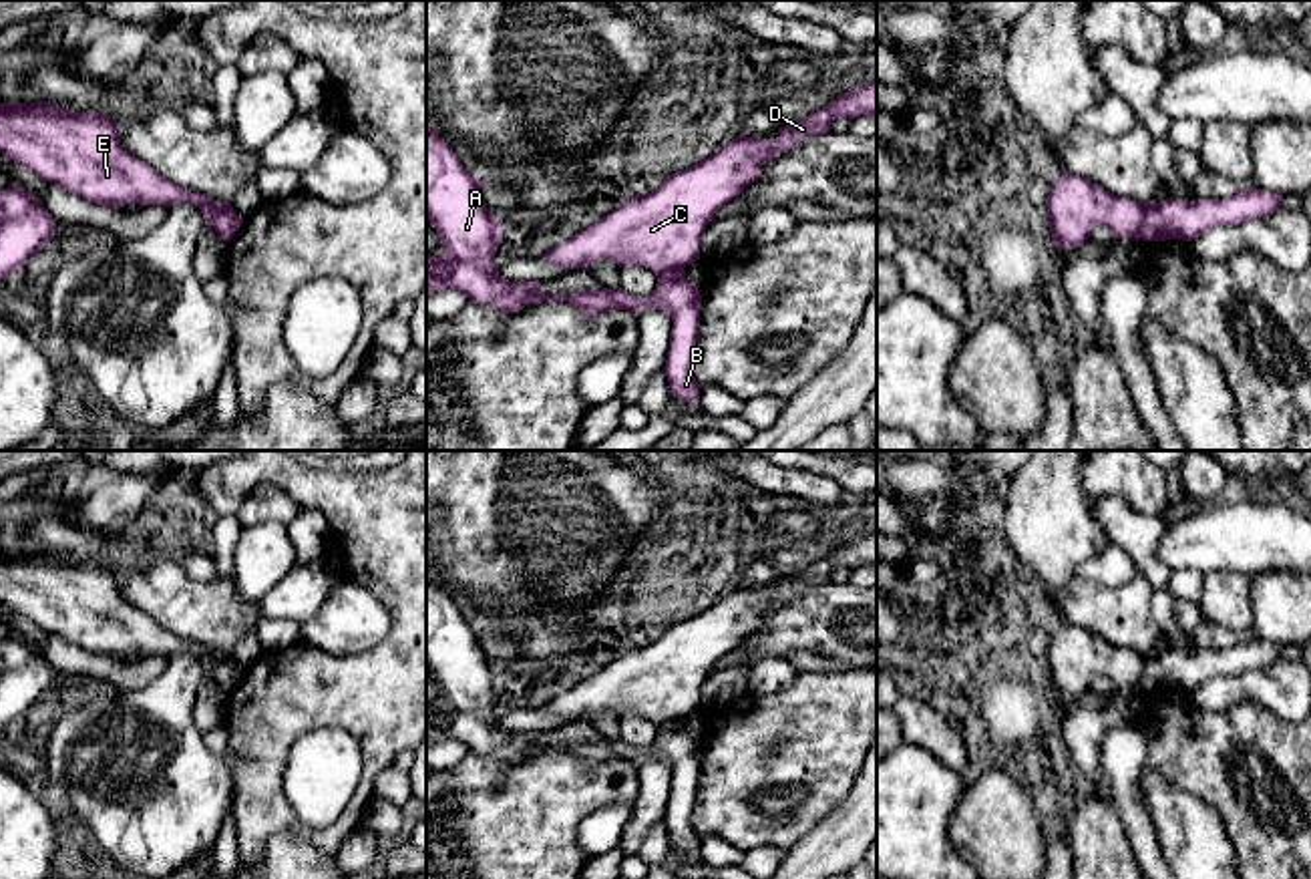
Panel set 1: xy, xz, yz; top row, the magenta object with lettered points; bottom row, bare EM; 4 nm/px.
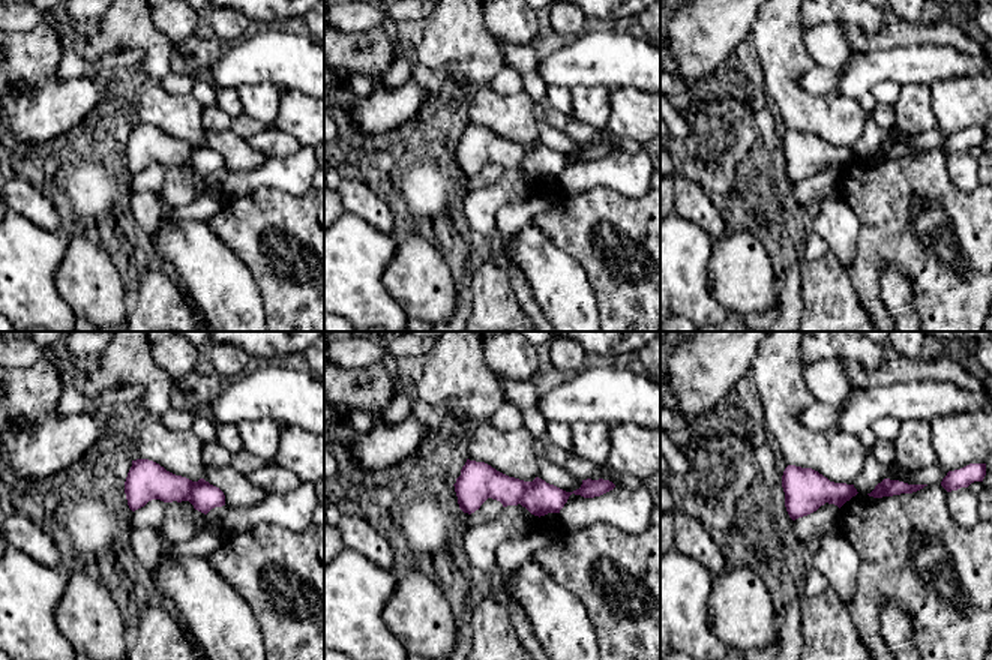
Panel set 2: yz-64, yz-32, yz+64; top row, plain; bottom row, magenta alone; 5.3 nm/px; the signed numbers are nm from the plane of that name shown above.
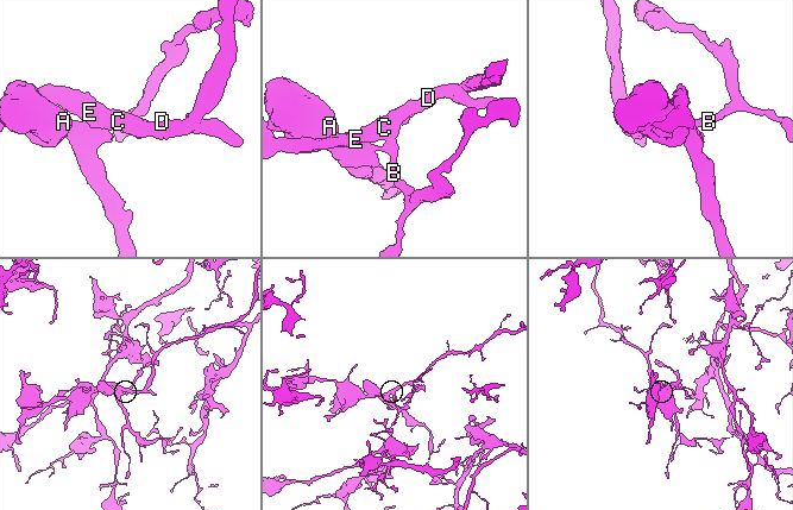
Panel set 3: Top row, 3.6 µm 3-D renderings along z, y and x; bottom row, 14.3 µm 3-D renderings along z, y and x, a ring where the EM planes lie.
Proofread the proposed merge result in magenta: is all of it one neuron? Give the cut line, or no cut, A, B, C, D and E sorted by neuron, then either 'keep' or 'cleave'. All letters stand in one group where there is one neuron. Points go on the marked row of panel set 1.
yz (1147, 204), (1137, 236) | A B / C D E | cleave

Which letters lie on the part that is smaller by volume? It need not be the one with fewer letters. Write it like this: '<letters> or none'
A, B

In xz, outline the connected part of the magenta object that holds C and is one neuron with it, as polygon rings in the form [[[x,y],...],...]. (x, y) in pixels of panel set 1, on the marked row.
[[[877,82],[838,95],[826,107],[782,127],[776,141],[738,135],[708,159],[668,175],[647,195],[625,201],[597,223],[549,249],[543,259],[563,270],[613,259],[645,266],[656,276],[700,259],[700,239],[714,213],[760,177],[762,165],[806,137],[830,131],[834,119],[877,119]]]

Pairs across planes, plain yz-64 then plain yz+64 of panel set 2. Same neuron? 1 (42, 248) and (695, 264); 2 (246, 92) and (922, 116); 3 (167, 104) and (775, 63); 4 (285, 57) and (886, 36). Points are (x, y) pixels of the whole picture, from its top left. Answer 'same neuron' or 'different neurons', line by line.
1: same neuron
2: same neuron
3: same neuron
4: different neurons

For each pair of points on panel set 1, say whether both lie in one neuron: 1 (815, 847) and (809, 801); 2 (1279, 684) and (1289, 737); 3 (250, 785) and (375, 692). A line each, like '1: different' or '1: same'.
1: different
2: different
3: same

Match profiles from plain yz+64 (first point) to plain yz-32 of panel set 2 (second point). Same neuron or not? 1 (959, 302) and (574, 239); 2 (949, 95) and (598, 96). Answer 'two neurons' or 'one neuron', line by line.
1: one neuron
2: two neurons

